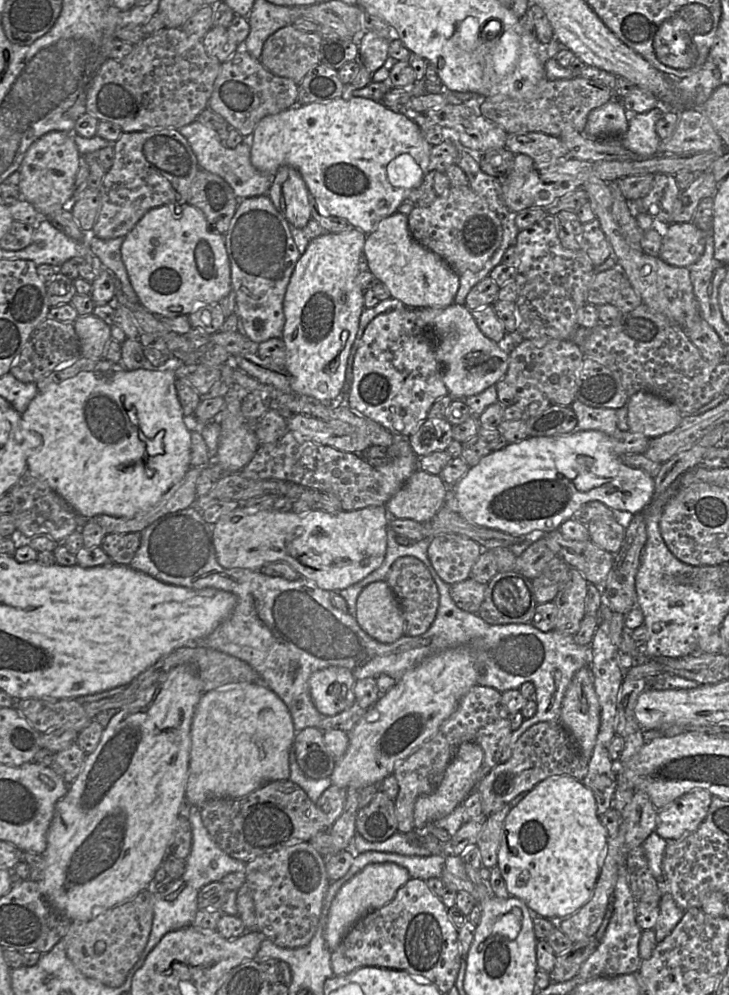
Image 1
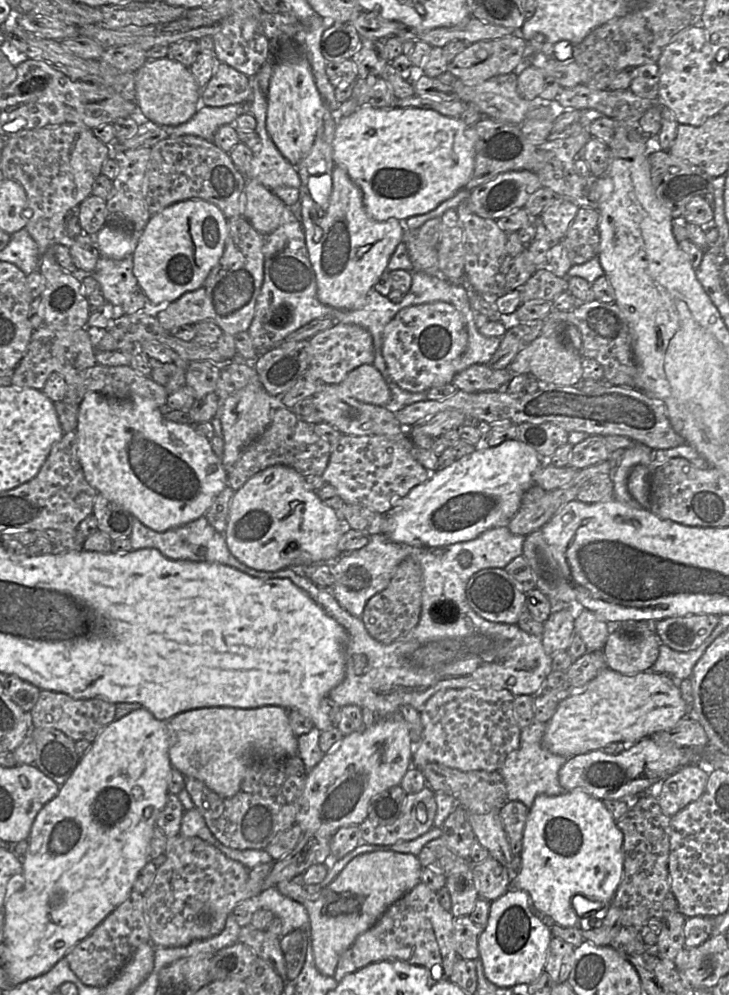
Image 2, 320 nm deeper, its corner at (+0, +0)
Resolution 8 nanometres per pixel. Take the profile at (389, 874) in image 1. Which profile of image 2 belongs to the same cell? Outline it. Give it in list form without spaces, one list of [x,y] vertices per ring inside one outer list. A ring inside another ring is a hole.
[[[375,851],[354,858],[320,891],[308,892],[302,883],[294,881],[282,881],[275,887],[282,895],[305,906],[316,968],[321,974],[333,977],[341,955],[358,936],[372,928],[391,905],[421,883],[422,870],[418,857],[411,853]]]

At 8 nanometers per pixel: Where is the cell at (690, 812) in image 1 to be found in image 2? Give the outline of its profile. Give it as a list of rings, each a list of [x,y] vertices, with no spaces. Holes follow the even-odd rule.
[[[689,764],[661,783],[659,804],[669,817],[674,816],[705,791],[709,774],[698,764]]]

